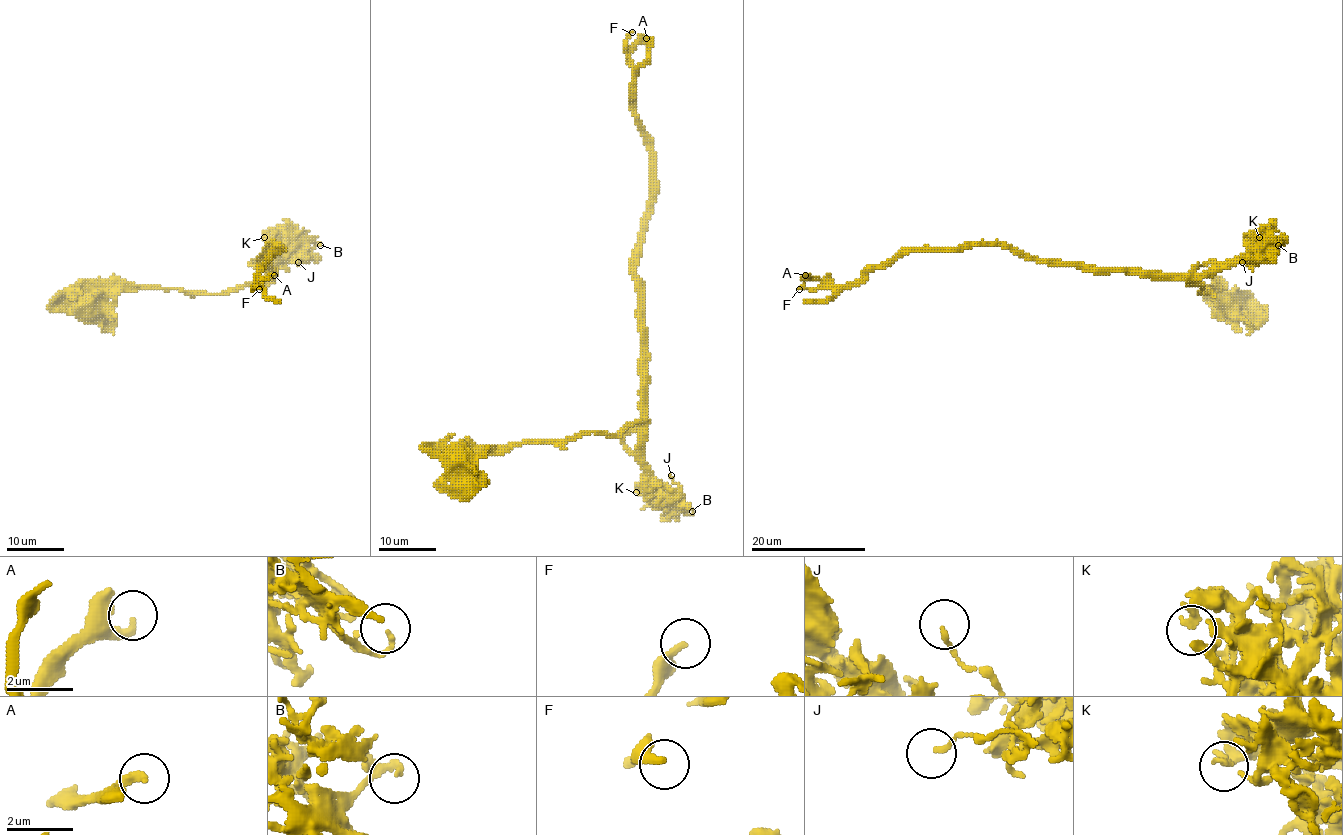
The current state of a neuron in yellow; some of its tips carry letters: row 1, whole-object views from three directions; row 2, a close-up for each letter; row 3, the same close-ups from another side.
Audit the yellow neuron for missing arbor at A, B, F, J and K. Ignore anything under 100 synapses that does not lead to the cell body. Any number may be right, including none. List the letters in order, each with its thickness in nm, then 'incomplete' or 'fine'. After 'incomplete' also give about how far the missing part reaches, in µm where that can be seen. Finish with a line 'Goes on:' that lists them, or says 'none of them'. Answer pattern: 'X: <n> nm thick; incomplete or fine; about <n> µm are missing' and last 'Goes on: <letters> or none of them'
A: 280 nm thick; fine
B: 160 nm thick; fine
F: 280 nm thick; fine
J: 120 nm thick; fine
K: 200 nm thick; fine
Goes on: none of them

